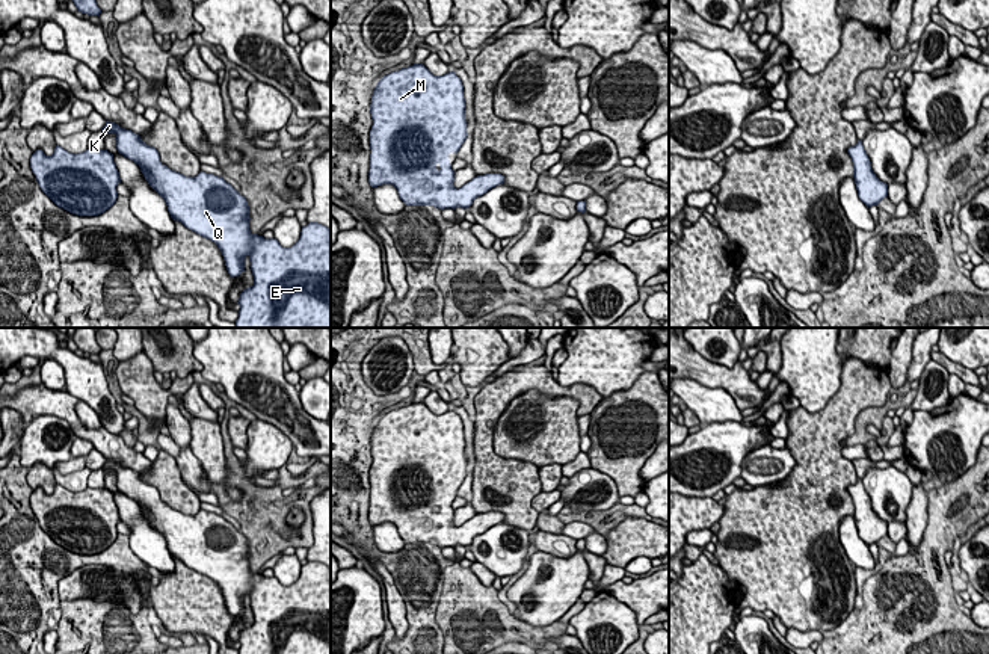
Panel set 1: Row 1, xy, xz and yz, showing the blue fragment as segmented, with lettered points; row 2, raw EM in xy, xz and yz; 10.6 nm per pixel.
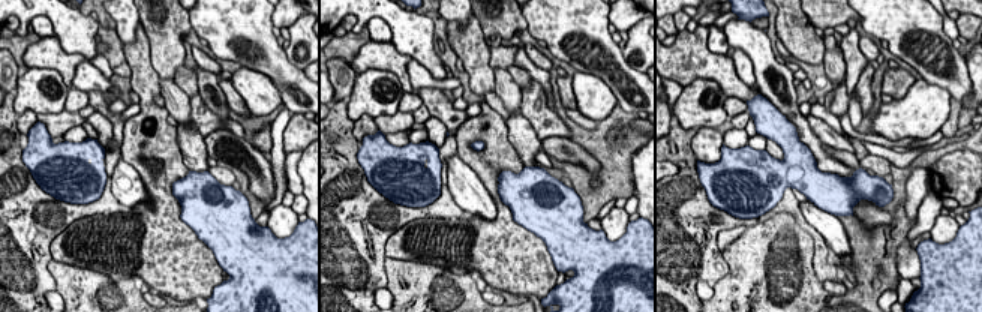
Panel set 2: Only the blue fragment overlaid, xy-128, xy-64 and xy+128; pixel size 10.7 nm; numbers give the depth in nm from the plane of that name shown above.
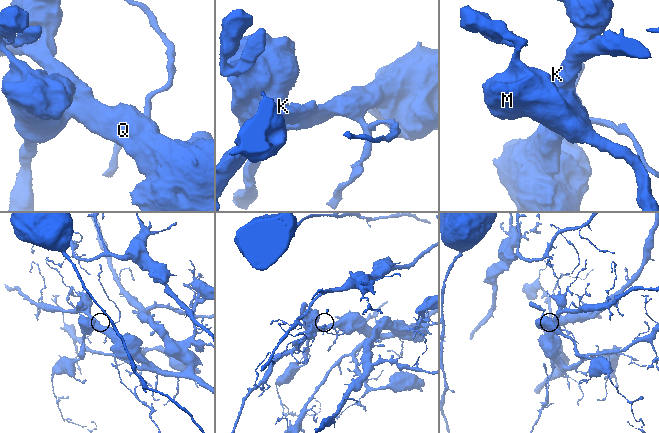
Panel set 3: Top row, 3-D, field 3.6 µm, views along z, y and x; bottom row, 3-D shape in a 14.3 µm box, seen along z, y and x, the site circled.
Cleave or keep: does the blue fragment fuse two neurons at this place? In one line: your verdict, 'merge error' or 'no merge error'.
no merge error

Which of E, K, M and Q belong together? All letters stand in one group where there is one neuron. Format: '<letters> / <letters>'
E K M Q

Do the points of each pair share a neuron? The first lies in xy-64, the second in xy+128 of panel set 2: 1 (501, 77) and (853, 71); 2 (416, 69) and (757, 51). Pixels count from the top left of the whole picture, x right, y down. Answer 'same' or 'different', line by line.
1: different
2: different

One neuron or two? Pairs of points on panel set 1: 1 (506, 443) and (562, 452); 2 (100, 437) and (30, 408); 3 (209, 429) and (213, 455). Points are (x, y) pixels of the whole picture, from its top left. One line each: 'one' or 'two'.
1: one
2: one
3: one

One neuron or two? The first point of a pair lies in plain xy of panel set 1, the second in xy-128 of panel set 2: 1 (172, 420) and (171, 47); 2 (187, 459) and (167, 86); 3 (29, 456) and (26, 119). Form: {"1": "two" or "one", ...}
{"1": "two", "2": "two", "3": "two"}

